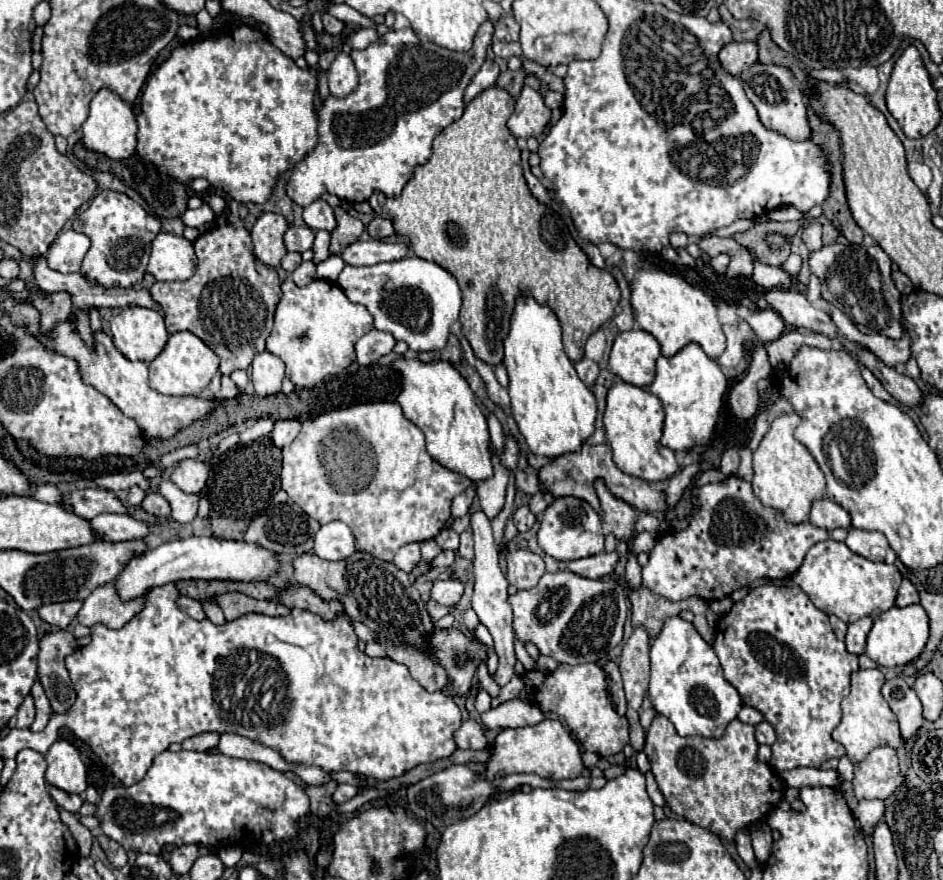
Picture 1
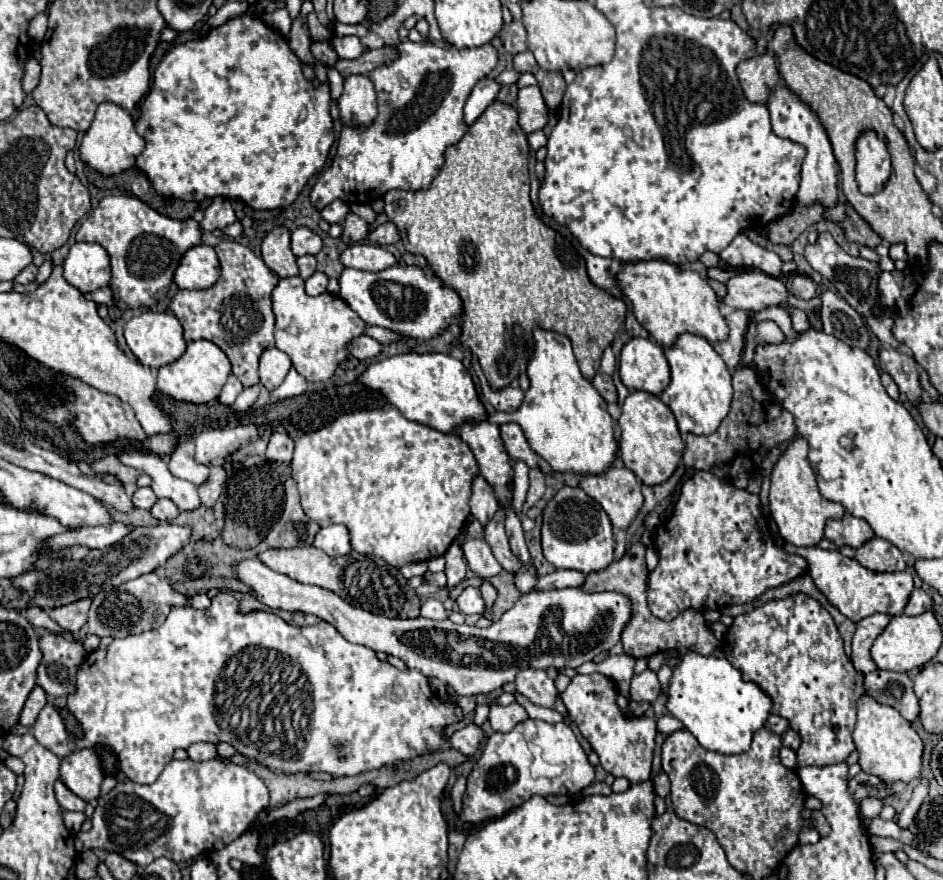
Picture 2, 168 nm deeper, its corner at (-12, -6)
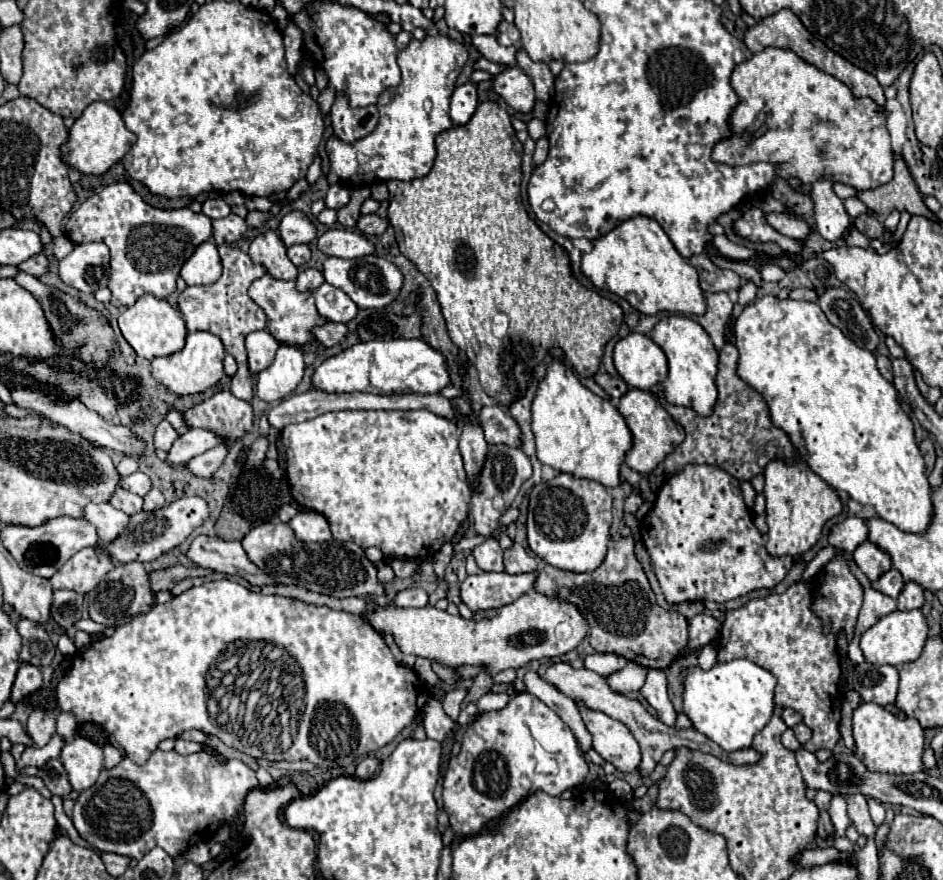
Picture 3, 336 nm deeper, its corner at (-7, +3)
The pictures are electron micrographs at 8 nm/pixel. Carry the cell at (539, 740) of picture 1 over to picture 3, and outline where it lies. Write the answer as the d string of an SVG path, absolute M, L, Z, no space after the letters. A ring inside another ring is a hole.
M516 693L504 709L482 713L464 733L460 755L450 759L444 777L444 809L456 837L476 835L528 793L542 789L548 795L560 795L580 785L586 773L588 763L572 729L534 695Z

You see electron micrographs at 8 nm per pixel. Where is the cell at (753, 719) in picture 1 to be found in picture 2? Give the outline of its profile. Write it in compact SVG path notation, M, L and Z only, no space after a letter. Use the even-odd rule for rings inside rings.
M769 716L769 720L767 720L765 726L767 726L771 732L777 732L777 734L783 734L783 732L789 730L789 722L787 722L785 718L781 718L781 716Z

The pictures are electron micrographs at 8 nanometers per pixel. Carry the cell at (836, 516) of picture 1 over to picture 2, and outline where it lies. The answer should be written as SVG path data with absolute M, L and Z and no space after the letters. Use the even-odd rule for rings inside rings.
M845 514L841 520L827 520L825 538L829 538L839 548L851 546L851 548L857 550L867 540L875 538L875 532L865 520L855 518L851 514Z

